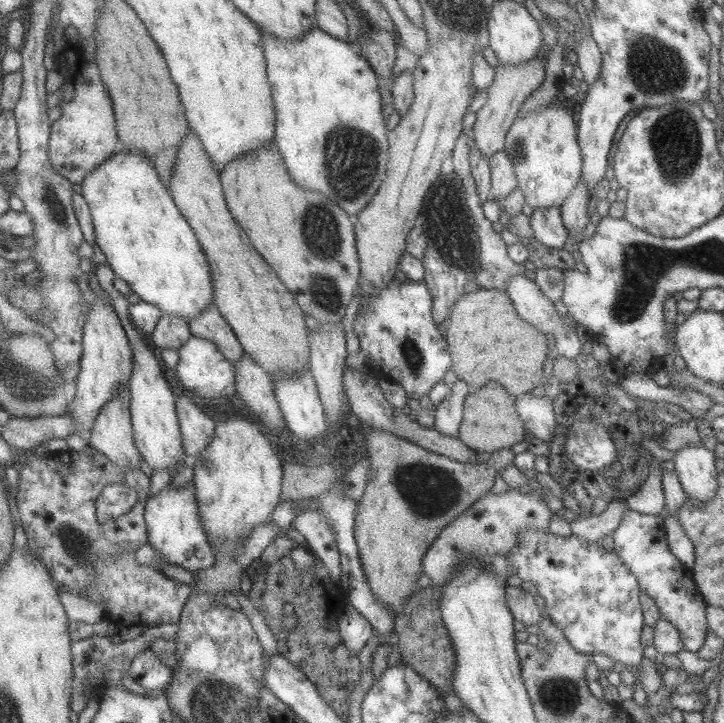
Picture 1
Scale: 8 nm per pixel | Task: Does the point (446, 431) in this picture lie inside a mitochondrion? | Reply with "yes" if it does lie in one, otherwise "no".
no

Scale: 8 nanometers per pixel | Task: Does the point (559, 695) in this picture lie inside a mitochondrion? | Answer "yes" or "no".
yes

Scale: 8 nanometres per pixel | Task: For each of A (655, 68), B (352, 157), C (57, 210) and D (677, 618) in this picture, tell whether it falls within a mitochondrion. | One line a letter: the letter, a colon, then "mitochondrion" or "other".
A: mitochondrion
B: mitochondrion
C: mitochondrion
D: other

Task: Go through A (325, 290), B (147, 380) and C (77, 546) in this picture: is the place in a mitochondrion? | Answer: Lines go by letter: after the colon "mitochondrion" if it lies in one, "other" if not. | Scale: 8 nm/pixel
A: mitochondrion
B: other
C: mitochondrion

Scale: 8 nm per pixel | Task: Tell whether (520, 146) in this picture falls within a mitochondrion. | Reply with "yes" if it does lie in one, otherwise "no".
yes

